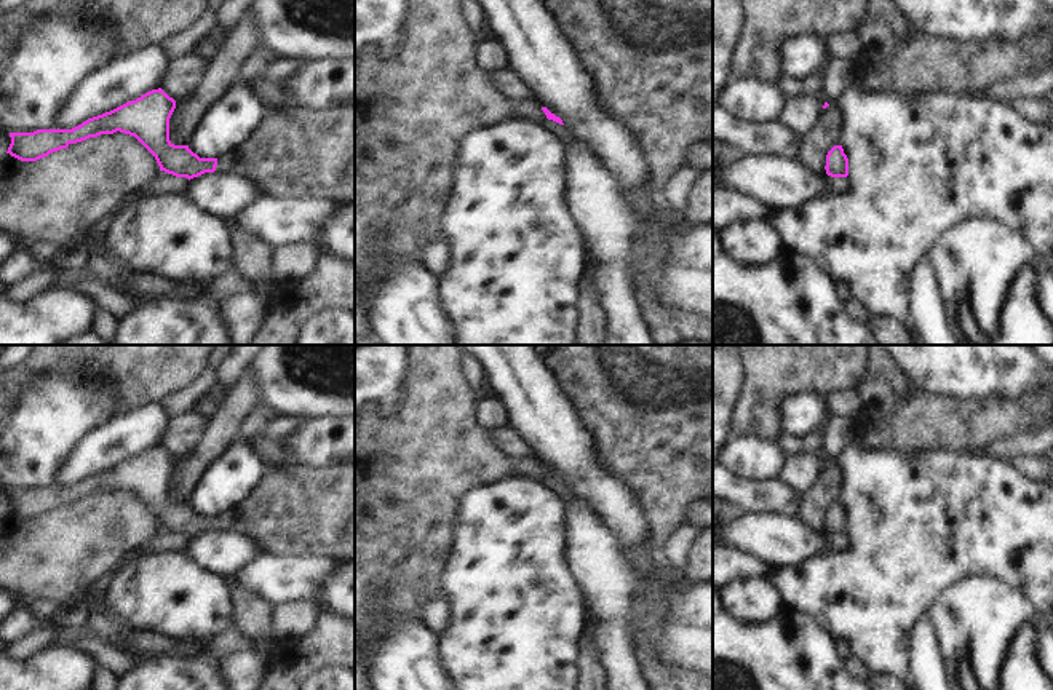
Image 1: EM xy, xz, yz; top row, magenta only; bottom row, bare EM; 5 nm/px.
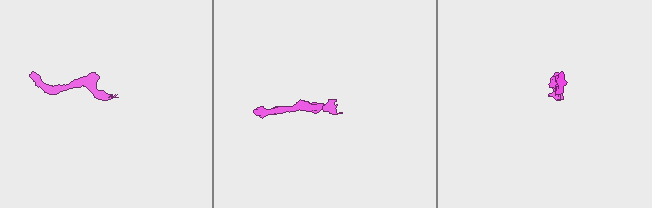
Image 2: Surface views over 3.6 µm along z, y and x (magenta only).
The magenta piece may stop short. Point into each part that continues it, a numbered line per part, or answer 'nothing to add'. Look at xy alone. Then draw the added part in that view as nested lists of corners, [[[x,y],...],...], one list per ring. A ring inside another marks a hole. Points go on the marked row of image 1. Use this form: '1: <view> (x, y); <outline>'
1: xy (304, 154); [[[355,105],[267,112],[246,145],[217,158],[216,171],[243,176],[268,196],[355,201]]]

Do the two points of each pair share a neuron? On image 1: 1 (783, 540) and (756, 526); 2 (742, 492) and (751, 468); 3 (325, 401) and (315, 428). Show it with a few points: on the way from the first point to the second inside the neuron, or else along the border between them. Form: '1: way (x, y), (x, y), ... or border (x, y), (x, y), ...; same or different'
1: way (777, 540), (762, 532); same
2: border (729, 468), (748, 479), (777, 478); different
3: border (337, 419), (305, 417), (298, 420); different

